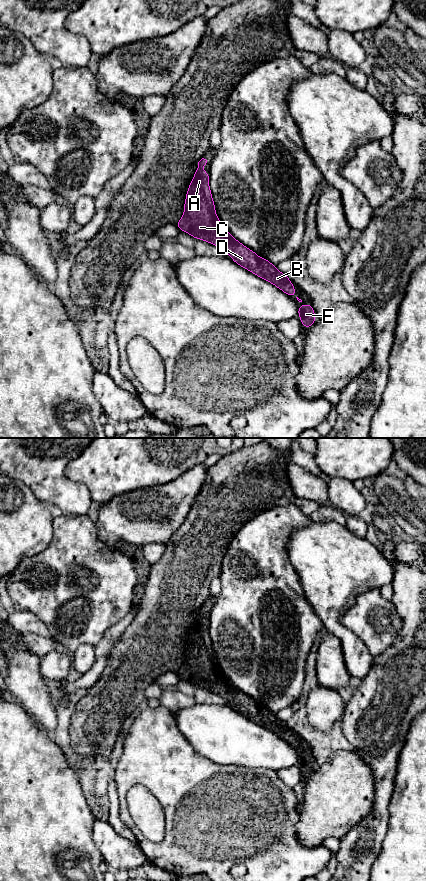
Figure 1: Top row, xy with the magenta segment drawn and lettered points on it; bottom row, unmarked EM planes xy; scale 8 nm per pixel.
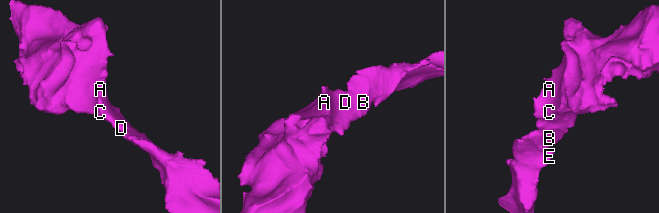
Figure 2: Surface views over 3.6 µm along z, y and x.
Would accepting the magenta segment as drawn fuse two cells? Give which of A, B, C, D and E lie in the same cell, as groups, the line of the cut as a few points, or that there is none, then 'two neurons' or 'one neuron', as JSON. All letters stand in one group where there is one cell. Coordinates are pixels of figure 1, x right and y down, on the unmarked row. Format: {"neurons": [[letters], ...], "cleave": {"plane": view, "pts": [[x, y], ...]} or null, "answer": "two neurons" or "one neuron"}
{"neurons": [["A", "B", "C", "D", "E"]], "cleave": null, "answer": "one neuron"}

